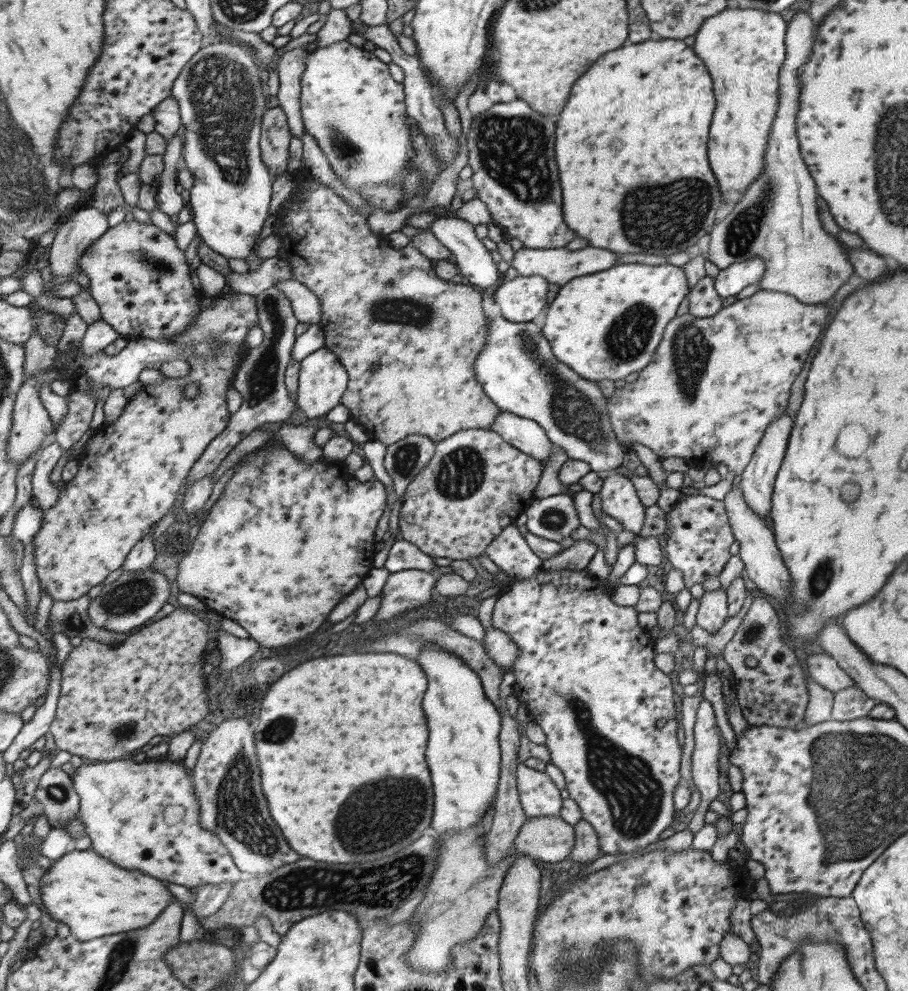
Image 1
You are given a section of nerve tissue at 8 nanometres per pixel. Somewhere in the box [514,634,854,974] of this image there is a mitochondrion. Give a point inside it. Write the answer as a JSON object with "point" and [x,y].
{"point":[634,796]}

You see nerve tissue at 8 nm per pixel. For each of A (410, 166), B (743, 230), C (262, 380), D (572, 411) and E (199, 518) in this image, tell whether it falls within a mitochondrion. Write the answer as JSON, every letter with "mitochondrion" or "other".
{"A":"other","B":"mitochondrion","C":"mitochondrion","D":"mitochondrion","E":"other"}

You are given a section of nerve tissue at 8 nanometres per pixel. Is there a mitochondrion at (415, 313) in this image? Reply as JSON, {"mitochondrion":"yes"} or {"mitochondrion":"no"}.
{"mitochondrion":"yes"}

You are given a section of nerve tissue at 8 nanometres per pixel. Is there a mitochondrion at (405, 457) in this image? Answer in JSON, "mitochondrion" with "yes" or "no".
{"mitochondrion":"yes"}

